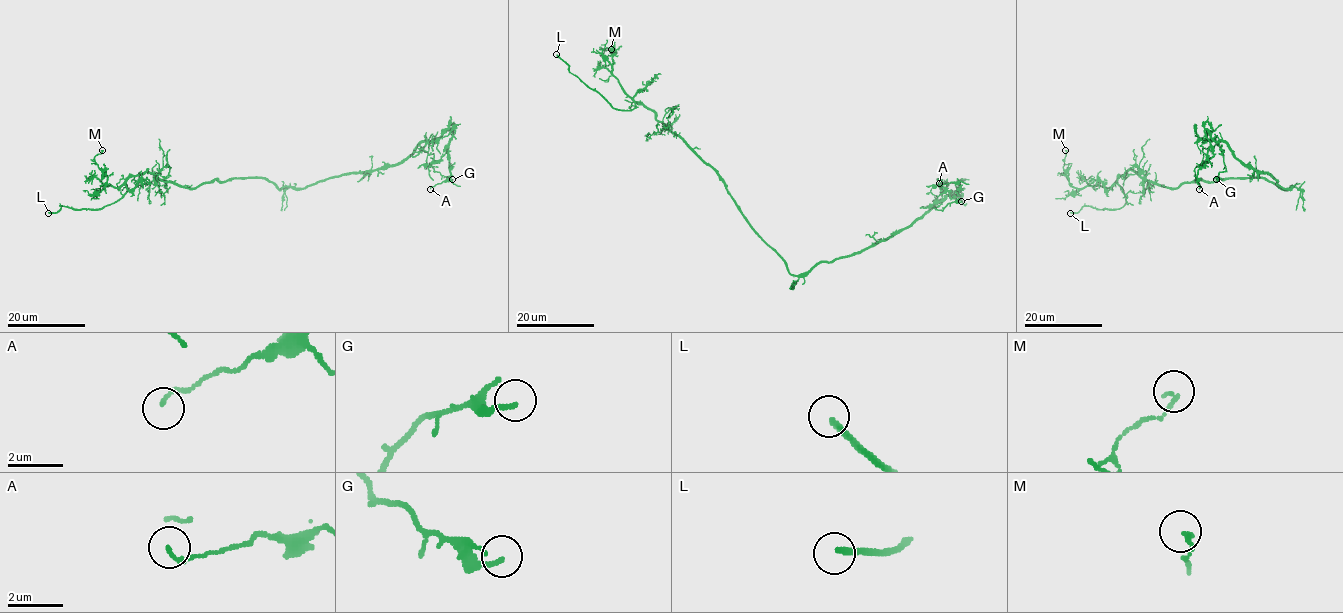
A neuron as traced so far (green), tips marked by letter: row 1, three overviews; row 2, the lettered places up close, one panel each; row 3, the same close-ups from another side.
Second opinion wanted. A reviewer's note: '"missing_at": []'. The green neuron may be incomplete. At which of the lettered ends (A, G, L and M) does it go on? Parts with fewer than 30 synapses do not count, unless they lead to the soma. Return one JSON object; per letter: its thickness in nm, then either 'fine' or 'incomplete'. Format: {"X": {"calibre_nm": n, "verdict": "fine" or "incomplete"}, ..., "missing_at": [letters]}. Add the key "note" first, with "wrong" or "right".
{"note": "wrong", "A": {"calibre_nm": 140, "verdict": "fine"}, "G": {"calibre_nm": 180, "verdict": "fine"}, "L": {"calibre_nm": 200, "verdict": "incomplete"}, "M": {"calibre_nm": 140, "verdict": "fine"}, "missing_at": ["L"]}

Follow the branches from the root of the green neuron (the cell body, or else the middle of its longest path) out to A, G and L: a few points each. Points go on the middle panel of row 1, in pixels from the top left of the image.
A: (768, 245), (791, 274), (807, 274), (821, 262), (887, 240), (956, 194), (959, 182), (939, 183)
G: (768, 245), (791, 274), (803, 275), (821, 262), (887, 240), (934, 203), (942, 210), (961, 201)
L: (768, 245), (724, 180), (654, 111), (636, 102), (630, 110), (614, 108), (556, 54)

